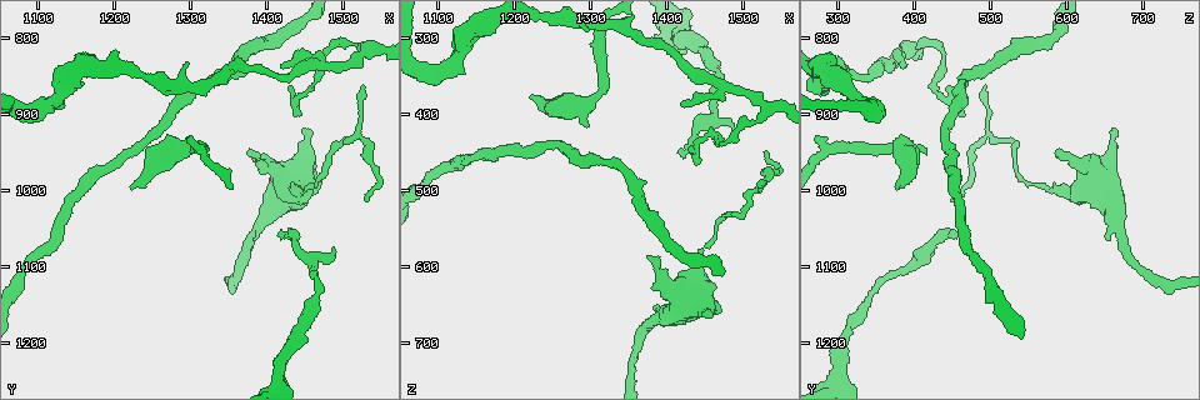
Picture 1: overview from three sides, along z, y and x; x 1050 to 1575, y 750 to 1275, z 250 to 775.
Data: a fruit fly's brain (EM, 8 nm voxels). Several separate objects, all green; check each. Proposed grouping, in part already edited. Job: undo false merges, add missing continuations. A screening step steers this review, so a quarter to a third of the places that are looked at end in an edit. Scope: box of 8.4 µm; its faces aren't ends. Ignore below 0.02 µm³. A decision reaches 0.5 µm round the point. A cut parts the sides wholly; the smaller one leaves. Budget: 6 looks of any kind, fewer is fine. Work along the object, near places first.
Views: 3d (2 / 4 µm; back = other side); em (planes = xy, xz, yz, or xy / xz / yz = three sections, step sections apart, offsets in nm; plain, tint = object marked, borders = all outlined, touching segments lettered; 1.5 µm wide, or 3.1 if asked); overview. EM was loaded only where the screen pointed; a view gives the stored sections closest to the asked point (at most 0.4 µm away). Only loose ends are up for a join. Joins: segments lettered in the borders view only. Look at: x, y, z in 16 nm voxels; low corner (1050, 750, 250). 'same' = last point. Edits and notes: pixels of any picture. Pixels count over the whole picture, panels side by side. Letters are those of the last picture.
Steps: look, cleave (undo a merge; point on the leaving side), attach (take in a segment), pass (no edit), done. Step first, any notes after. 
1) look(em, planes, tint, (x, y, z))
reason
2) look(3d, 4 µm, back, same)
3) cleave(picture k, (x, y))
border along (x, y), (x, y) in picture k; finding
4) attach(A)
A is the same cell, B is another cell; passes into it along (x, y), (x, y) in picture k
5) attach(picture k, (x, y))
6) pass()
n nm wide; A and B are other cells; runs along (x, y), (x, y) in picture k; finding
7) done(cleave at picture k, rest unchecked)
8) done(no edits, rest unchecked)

look(em, xz, step 8, borders, (1465, 1120, 360))

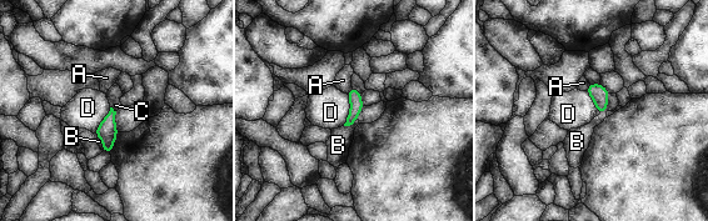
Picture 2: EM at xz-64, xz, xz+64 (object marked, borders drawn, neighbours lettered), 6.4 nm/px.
look(em, planes, borders, same)
another direction

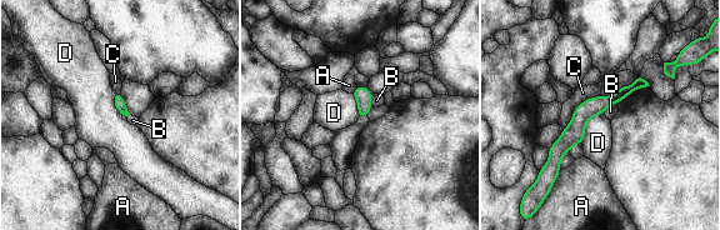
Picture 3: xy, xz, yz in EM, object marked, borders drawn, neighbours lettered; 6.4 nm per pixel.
pass()
70 nm wide; A, B, C and D are other cells; border along (604, 113), (588, 121), (580, 143) in picture 3; one cell here

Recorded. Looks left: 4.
look(3d, 2 µm, (1225, 1000, 375))

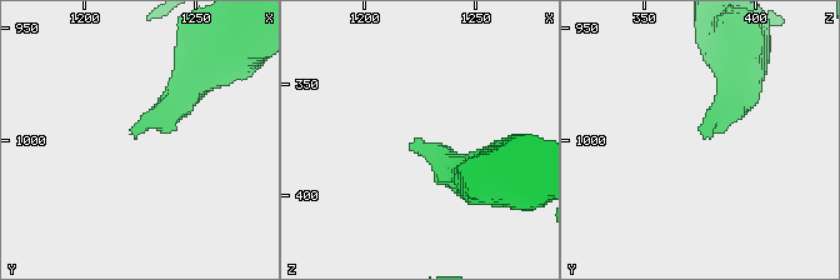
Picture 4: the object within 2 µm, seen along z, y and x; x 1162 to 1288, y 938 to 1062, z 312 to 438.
look(em, planes, borders, (1223, 996, 379))
now the EM

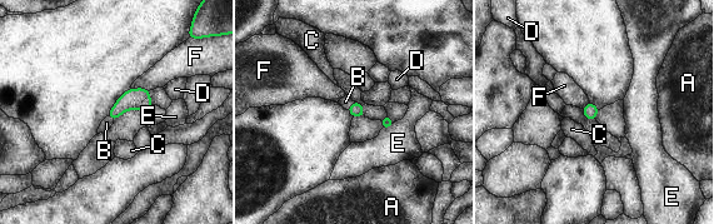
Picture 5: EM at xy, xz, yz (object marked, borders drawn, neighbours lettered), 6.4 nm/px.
attach(B)
B is the same cell, A, C, D, E and F are other cells; passes into it along (355, 109), (349, 105), (345, 101) in picture 5; it goes on there

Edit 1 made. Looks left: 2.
done(attach at picture 5, rest unchecked)

